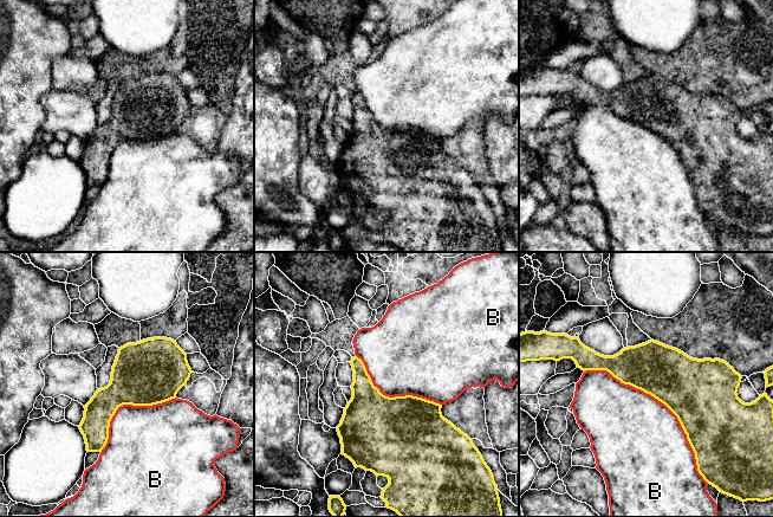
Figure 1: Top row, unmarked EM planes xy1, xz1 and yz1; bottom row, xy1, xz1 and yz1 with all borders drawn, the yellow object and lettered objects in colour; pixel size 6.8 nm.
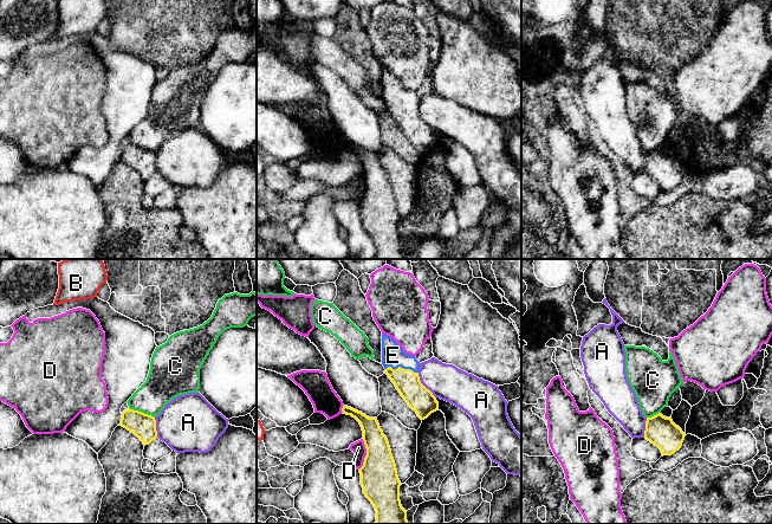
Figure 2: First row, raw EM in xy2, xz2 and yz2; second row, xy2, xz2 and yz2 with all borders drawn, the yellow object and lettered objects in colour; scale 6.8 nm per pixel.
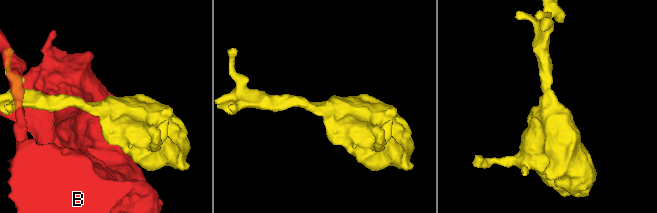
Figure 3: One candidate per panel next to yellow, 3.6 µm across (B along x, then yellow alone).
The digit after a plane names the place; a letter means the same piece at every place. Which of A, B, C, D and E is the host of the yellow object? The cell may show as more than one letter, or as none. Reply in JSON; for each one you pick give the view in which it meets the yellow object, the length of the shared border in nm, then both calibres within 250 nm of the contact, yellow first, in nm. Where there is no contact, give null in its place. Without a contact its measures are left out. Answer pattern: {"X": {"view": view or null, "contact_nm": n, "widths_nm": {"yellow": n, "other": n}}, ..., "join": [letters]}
{"E": {"view": "xz2", "contact_nm": 220, "widths_nm": {"yellow": 170, "other": 160}}, "join": ["E"]}

